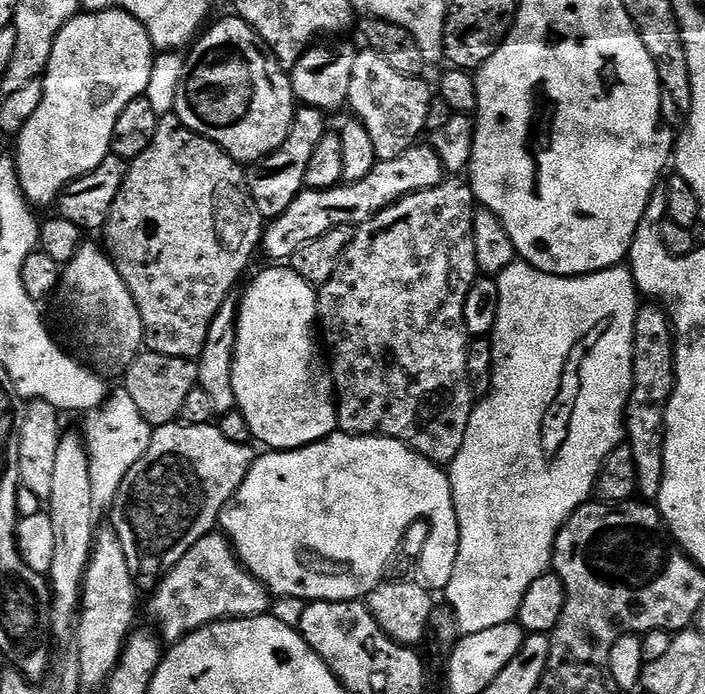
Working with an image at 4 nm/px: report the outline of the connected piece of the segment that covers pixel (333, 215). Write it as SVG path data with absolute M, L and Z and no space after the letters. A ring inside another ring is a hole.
M417 142L410 145L398 158L377 160L374 170L362 178L362 182L345 184L326 190L307 189L286 206L282 215L277 216L264 229L262 252L272 262L291 261L294 250L306 246L306 242L314 242L314 238L322 238L330 230L347 224L359 226L372 220L379 212L386 210L403 196L409 196L422 190L436 188L446 179L444 163L431 143Z

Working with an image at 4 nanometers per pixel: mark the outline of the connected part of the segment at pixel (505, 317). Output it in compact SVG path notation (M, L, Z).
M517 262L506 266L506 270L502 270L502 274L495 277L495 282L498 286L498 318L490 337L492 388L488 395L473 407L470 422L466 426L466 438L462 442L462 450L458 450L458 454L447 469L454 498L454 510L458 514L460 553L458 562L454 562L454 575L451 576L446 589L446 597L448 596L446 604L456 615L457 629L465 636L478 634L478 630L490 630L490 626L511 624L519 617L526 590L539 576L545 575L552 568L552 547L556 544L556 535L560 533L560 527L579 508L593 499L596 479L602 470L604 459L625 439L624 414L632 393L634 322L636 310L642 304L632 277L632 270L627 266L591 272L588 276L551 276L534 266Z

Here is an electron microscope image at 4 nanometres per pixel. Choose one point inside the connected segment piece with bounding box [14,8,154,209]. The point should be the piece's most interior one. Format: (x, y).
(101, 61)

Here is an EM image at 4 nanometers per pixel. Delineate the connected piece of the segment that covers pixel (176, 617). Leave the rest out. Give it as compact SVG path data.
M223 534L203 536L194 542L194 546L186 550L182 562L178 562L157 583L151 596L152 616L160 620L159 635L168 642L179 642L189 632L197 632L220 620L265 615L270 601L270 593L264 583L248 573L228 537Z

